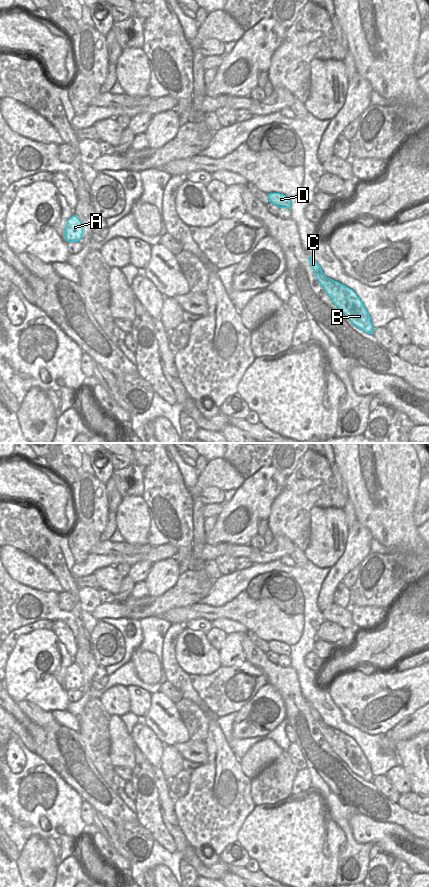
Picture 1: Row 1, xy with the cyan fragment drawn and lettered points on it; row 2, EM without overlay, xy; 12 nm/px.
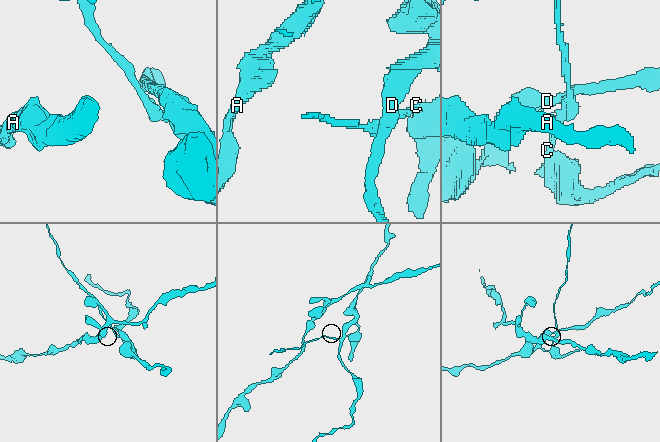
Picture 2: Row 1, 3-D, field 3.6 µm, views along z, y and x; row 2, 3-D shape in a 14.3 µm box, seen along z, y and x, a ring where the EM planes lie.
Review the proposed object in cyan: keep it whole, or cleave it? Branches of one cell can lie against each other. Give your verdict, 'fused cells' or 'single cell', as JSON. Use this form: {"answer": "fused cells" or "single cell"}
{"answer": "fused cells"}

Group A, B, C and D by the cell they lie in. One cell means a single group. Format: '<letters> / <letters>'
A B D / C

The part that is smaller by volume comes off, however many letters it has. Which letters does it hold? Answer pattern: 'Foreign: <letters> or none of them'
Foreign: C

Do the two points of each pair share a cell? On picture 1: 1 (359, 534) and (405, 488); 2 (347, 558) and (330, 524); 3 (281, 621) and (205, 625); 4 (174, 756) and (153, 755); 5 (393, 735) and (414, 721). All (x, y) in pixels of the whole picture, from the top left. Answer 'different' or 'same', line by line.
1: different
2: different
3: different
4: different
5: same

